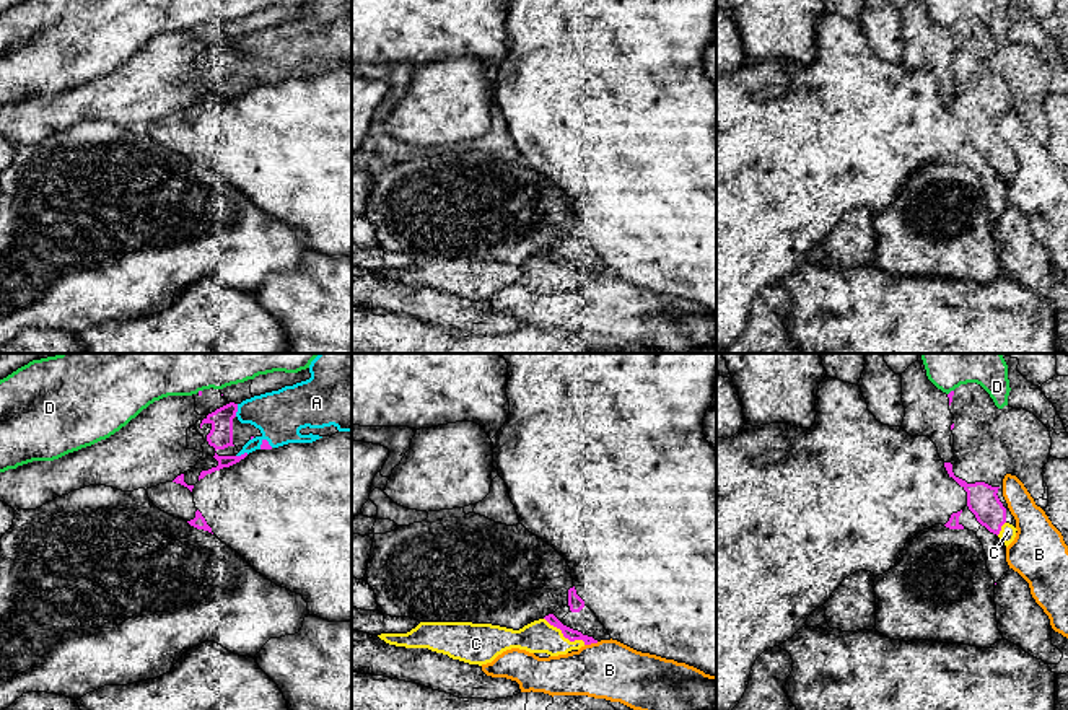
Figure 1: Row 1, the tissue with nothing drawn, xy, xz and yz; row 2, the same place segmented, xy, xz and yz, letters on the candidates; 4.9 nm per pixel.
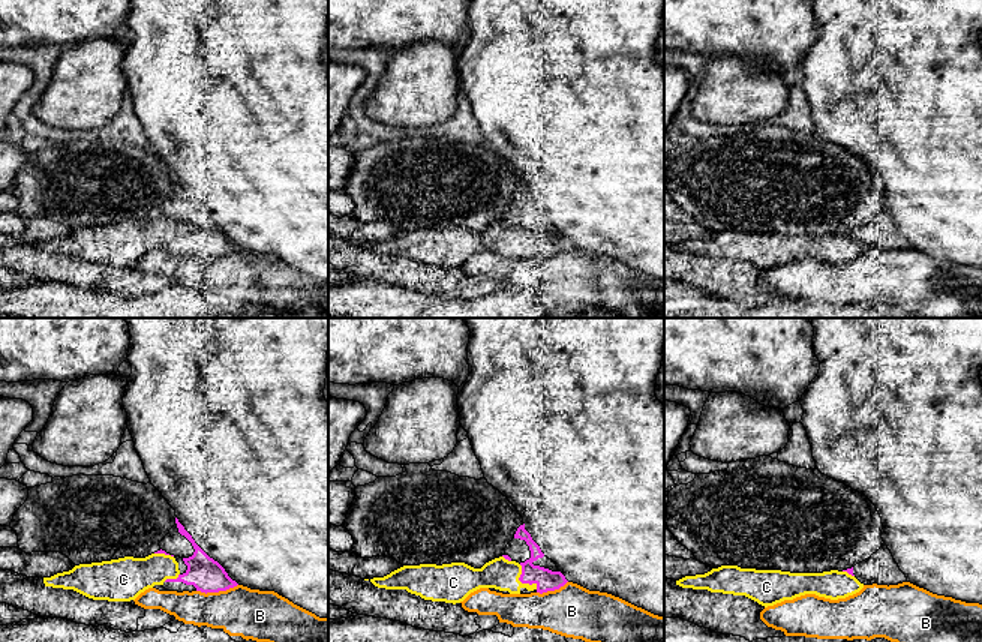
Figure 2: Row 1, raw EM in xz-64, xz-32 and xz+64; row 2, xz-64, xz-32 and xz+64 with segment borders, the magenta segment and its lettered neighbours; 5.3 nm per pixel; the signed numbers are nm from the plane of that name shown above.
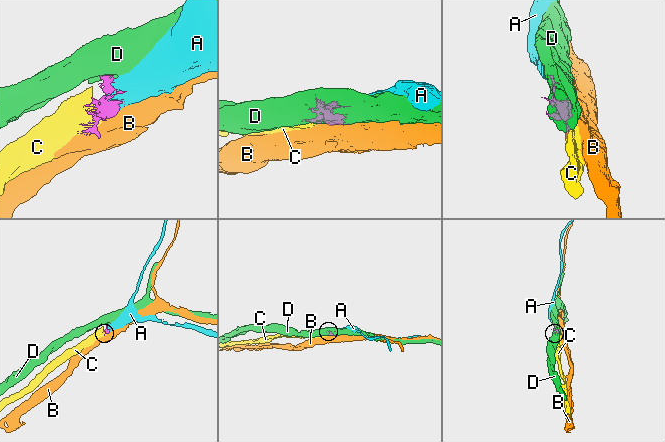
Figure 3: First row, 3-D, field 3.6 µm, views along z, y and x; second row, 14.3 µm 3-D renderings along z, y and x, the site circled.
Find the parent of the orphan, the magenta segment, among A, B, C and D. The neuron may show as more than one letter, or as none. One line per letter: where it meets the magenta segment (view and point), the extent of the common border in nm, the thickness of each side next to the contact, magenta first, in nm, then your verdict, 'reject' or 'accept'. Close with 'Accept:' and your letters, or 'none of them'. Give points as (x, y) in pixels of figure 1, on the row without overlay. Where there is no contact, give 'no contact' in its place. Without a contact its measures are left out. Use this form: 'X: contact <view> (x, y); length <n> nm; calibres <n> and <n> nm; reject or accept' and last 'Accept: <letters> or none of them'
A: contact xy (236, 46); length 70 nm; calibres 120 and 240 nm; accept
B: contact xz (591, 277); length 70 nm; calibres 60 and 300 nm; reject
C: contact xz (564, 271); length 240 nm; calibres 60 and 160 nm; accept
D: contact yz (949, 28); length 40 nm; calibres 20 and 140 nm; reject
Accept: A, C

